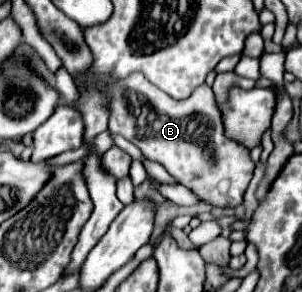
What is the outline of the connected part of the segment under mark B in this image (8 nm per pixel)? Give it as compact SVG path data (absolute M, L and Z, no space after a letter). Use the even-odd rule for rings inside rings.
M131 73L121 81L111 81L107 95L111 133L123 135L137 145L147 159L161 163L167 173L191 189L201 203L211 207L241 205L255 163L249 157L249 149L225 137L215 93L209 85L199 85L189 99L177 101L159 91L143 73Z

